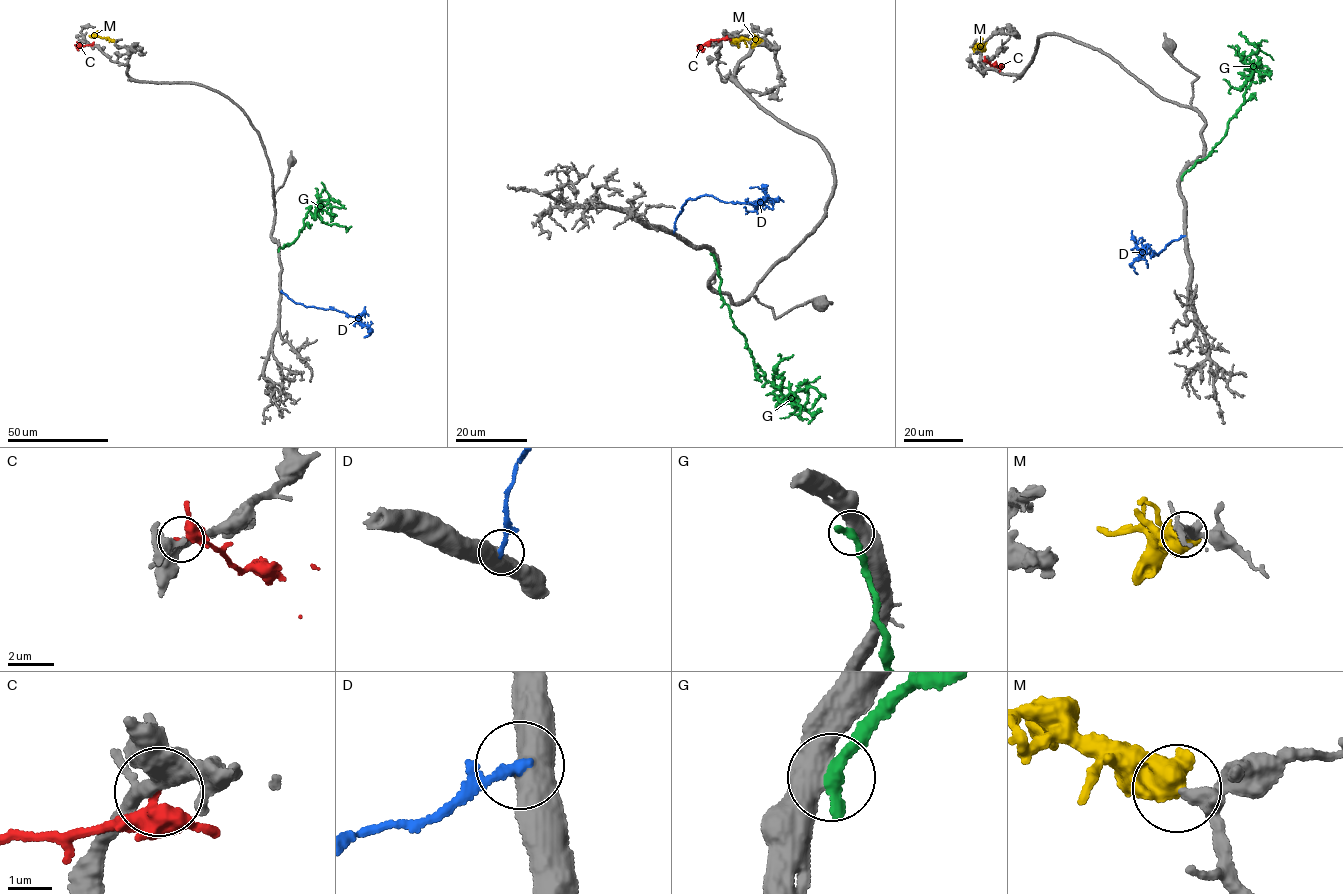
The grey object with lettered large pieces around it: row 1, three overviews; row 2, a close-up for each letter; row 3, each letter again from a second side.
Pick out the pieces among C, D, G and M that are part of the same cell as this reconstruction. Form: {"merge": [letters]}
{"merge": ["M"]}

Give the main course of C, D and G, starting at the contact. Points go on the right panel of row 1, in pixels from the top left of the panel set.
C: (984, 61), (998, 67), (1002, 64)
D: (1184, 235), (1153, 256), (1148, 247), (1144, 246), (1147, 249), (1132, 266), (1137, 274)
G: (1181, 177), (1211, 154), (1243, 103), (1258, 59), (1258, 48), (1242, 61), (1243, 55)

